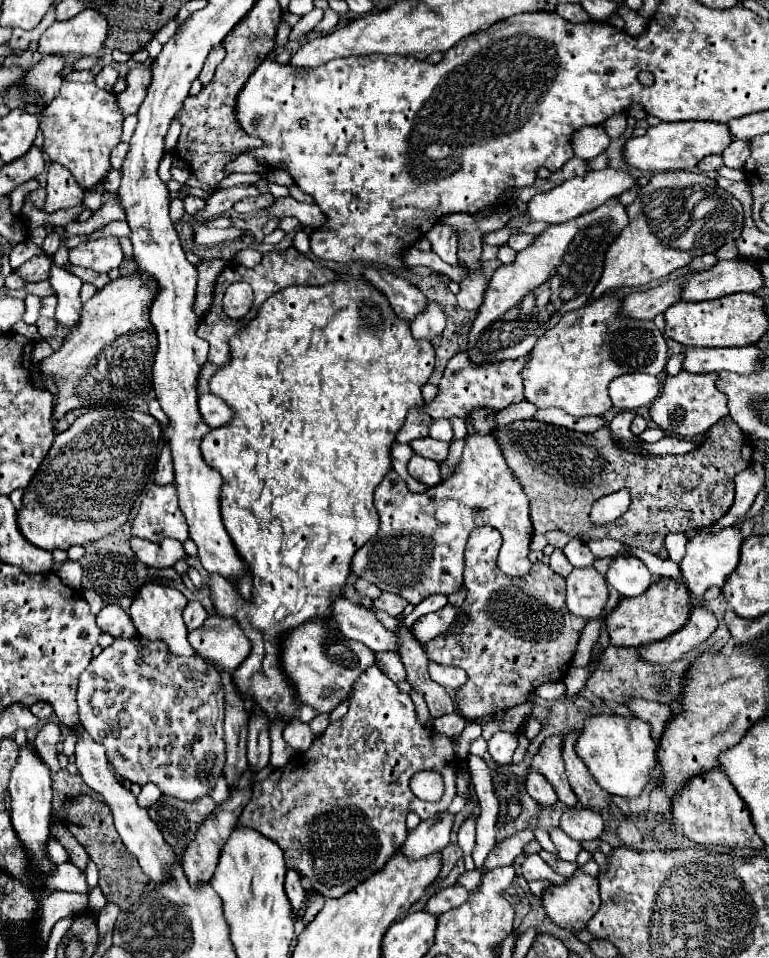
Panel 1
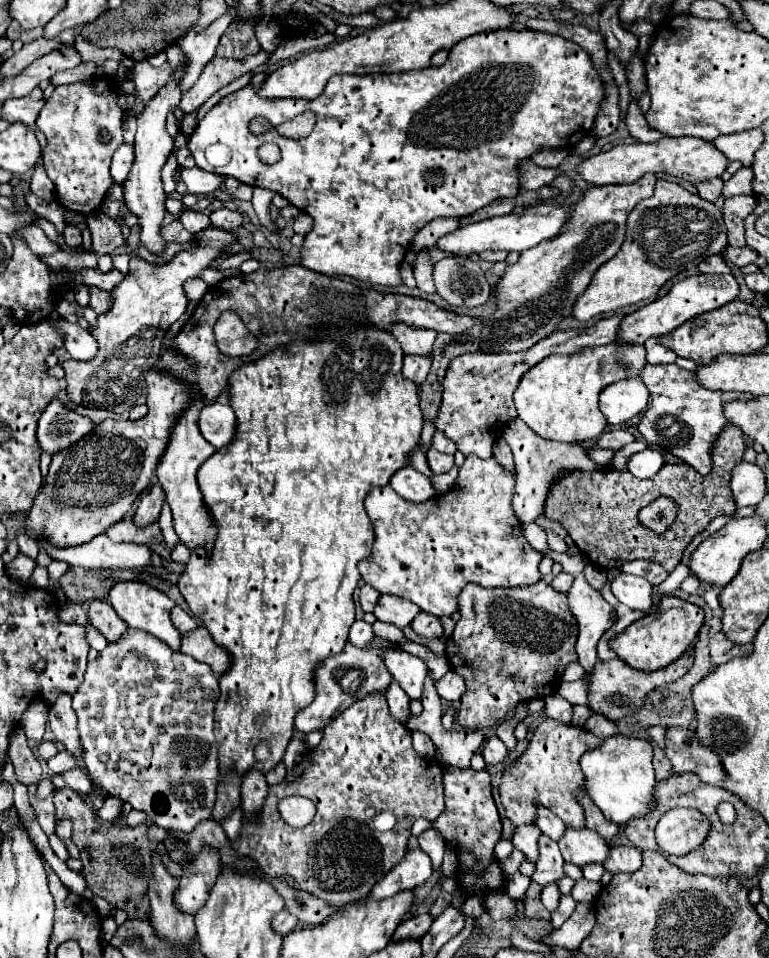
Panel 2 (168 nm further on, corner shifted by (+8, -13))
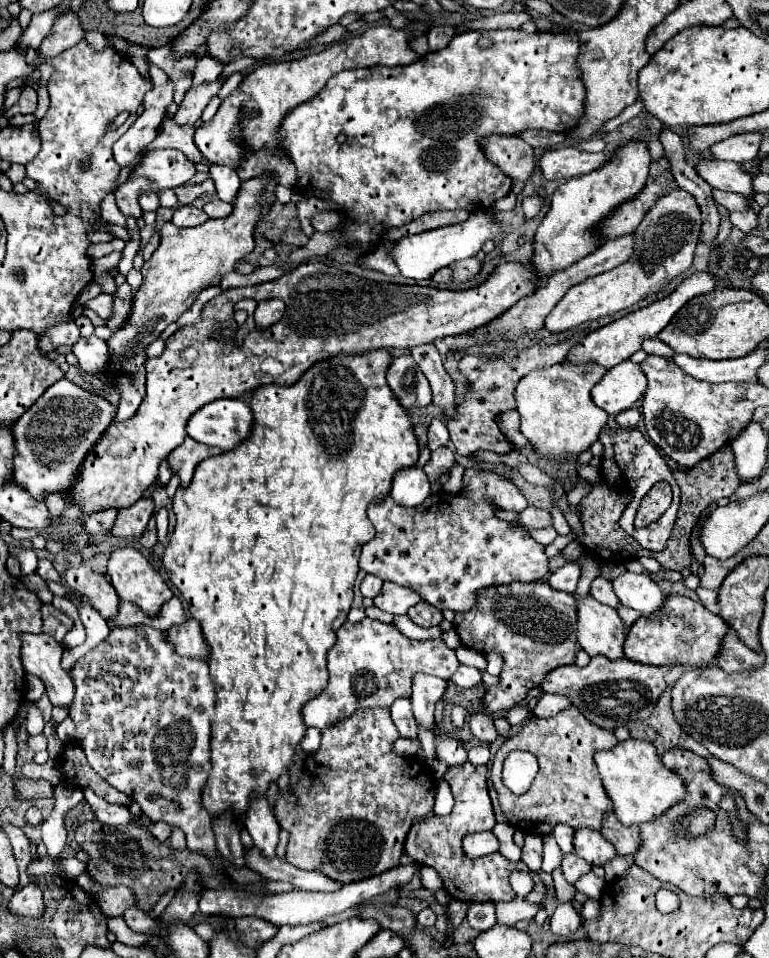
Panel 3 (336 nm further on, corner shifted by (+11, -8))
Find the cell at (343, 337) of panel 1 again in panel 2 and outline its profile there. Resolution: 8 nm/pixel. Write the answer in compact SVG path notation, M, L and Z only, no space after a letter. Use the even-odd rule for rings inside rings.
M360 328L358 332L350 332L344 336L330 334L320 342L306 342L302 338L286 350L278 348L256 362L244 364L230 376L230 406L234 408L238 418L238 434L228 446L218 450L214 456L210 456L198 470L198 486L202 492L202 502L218 526L216 542L210 554L206 552L206 548L192 550L188 566L178 580L178 590L188 602L190 612L204 624L204 628L210 632L214 642L222 646L232 658L230 668L220 676L222 692L214 712L214 722L216 722L214 734L218 744L220 778L224 778L228 770L234 770L240 776L244 776L248 770L260 770L266 774L268 770L274 770L282 762L284 752L294 734L296 712L300 712L304 706L308 706L314 700L316 694L314 670L318 670L316 666L320 666L326 658L340 654L348 640L348 630L354 622L352 594L360 580L360 572L356 564L370 554L374 542L374 528L364 510L364 498L372 488L386 486L394 472L408 466L410 452L416 450L416 446L420 444L420 432L424 424L418 406L418 386L402 378L400 372L402 358L404 352L392 334L380 328ZM258 748L266 748L268 756L258 756L256 754Z

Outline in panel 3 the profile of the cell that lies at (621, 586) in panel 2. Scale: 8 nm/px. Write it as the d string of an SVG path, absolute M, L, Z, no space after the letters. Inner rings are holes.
M623 573L613 579L613 591L619 601L631 609L649 615L663 605L665 595L661 593L659 585L649 575L637 573Z

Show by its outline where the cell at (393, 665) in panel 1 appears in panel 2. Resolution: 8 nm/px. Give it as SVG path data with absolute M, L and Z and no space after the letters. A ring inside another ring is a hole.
M392 682L386 694L388 706L390 706L390 714L394 718L398 718L398 722L402 722L402 726L406 726L406 720L410 716L410 698L406 696L406 692L398 686L398 682Z

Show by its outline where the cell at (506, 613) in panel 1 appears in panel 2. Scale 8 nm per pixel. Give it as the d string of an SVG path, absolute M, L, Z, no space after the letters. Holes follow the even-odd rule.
M536 582L532 586L520 588L482 588L468 584L458 596L460 620L456 622L454 634L446 640L446 656L452 662L452 670L462 674L466 680L466 694L462 696L456 720L464 728L484 730L500 724L518 702L528 702L534 698L546 698L558 690L562 682L564 668L576 662L576 636L578 624L570 614L566 594L556 592L546 582Z

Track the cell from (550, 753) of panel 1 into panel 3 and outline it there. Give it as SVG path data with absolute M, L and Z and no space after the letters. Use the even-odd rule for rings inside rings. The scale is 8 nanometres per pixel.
M573 705L551 719L539 719L539 717L529 719L515 737L507 739L501 745L501 749L495 753L493 759L491 781L497 789L503 815L515 829L535 835L549 835L553 825L557 823L567 823L573 829L581 827L599 829L603 813L611 811L611 801L607 801L601 789L603 785L599 781L599 773L593 763L593 753L599 749L611 749L615 743L617 739L613 731L593 725ZM515 749L529 751L539 761L539 773L525 795L513 795L501 783L501 765L505 757Z

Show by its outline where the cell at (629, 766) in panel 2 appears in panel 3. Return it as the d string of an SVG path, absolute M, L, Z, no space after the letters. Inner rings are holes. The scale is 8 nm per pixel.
M629 737L625 741L619 741L613 749L597 751L593 759L599 769L603 789L613 803L615 817L623 825L639 825L643 821L653 821L673 803L683 799L685 789L681 777L661 763L661 757L649 741Z

